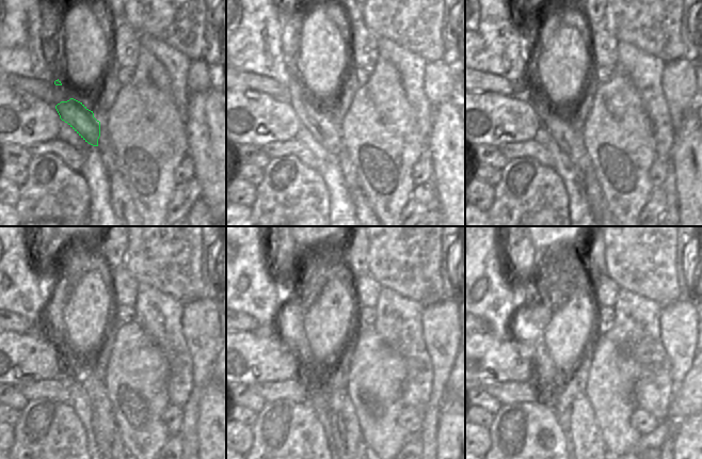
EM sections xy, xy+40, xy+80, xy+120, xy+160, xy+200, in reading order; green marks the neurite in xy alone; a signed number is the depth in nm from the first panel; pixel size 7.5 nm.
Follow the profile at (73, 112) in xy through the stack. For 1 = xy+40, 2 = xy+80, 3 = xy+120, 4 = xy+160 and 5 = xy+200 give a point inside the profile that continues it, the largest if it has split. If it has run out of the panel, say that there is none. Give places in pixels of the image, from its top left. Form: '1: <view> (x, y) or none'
1: xy+40 (323, 127)
2: xy+80 (570, 139)
3: xy+120 (104, 424)
4: xy+160 (347, 434)
5: xy+200 (586, 434)

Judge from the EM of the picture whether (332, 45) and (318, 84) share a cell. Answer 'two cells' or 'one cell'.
one cell

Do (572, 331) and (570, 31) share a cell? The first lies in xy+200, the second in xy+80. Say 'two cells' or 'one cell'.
one cell

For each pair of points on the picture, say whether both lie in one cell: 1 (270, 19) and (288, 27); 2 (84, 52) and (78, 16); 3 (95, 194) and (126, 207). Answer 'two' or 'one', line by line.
1: two
2: one
3: two

